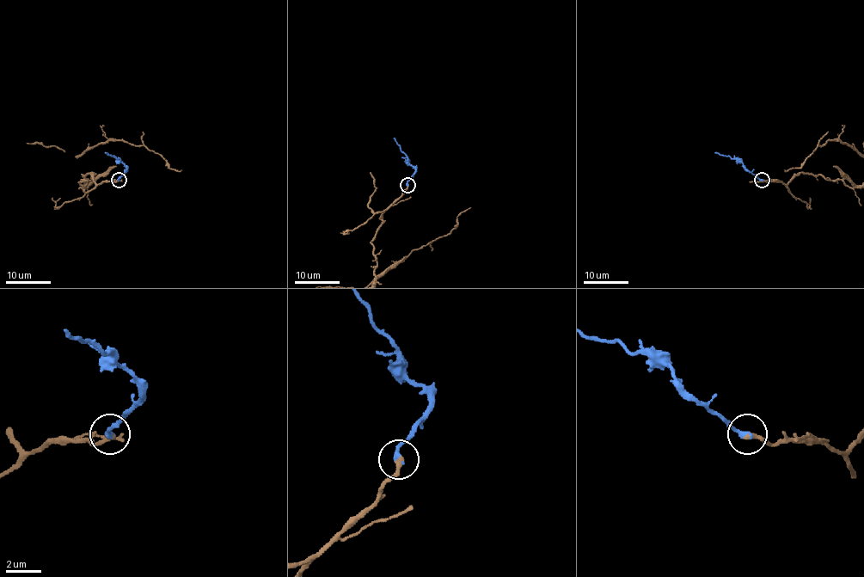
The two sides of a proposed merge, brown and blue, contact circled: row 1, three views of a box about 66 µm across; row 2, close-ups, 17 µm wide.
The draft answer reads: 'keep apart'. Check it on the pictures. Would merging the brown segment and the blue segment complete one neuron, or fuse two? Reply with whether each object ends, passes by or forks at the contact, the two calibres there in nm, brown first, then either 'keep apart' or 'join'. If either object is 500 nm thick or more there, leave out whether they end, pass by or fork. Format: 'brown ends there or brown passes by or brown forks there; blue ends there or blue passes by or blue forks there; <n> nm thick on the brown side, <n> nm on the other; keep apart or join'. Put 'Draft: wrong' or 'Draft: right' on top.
Draft: wrong
brown ends there; blue ends there; 300 nm thick on the brown side, 320 nm on the other; join

